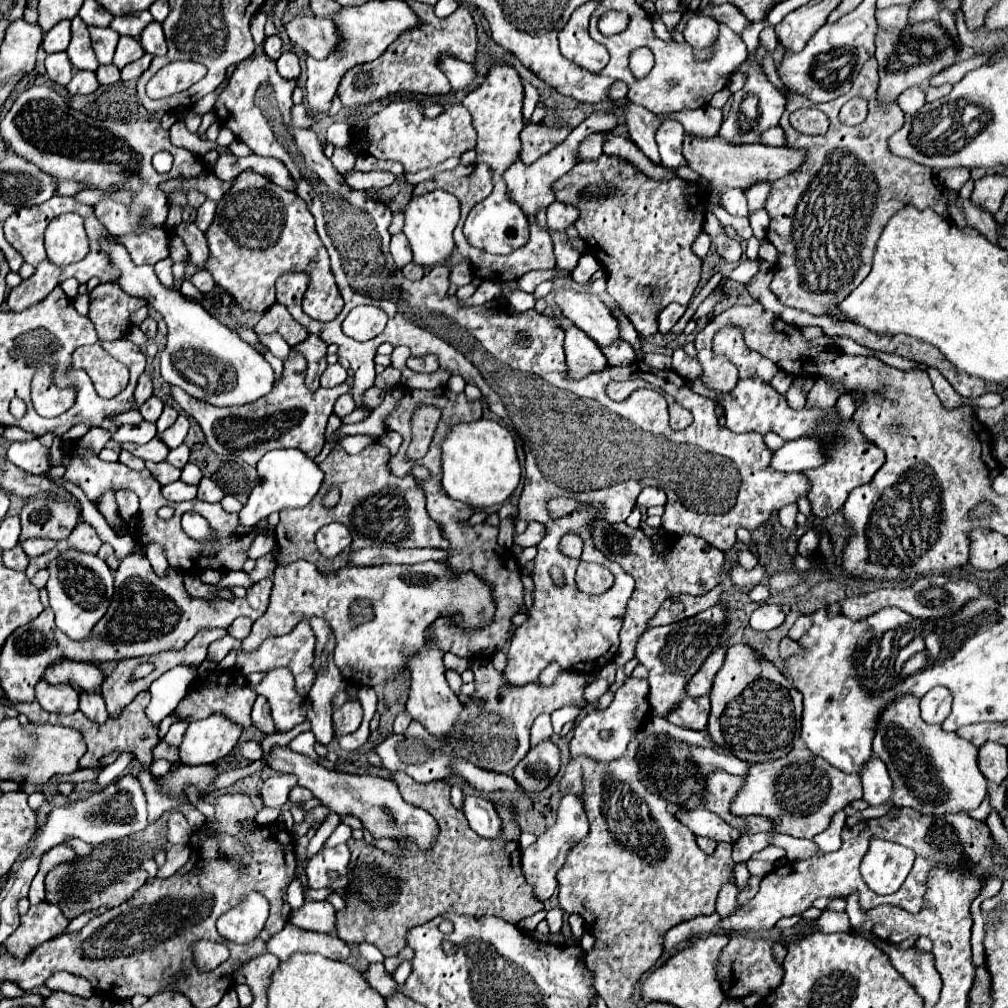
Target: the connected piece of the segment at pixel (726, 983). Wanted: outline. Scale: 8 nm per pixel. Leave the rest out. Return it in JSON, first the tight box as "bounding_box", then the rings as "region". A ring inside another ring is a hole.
{"bounding_box":[718,935,784,999],"region":[[[736,935],[730,939],[730,943],[724,947],[718,961],[718,977],[728,997],[740,999],[750,993],[766,995],[782,983],[784,971],[774,963],[770,945],[772,945],[772,939],[750,939],[748,935]]]}

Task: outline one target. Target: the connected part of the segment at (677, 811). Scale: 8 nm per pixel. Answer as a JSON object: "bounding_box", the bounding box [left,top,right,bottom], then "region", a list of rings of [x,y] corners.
{"bounding_box":[672,805,740,843],"region":[[[672,805],[672,813],[694,835],[702,835],[702,837],[710,837],[714,841],[726,841],[726,843],[736,843],[740,837],[740,833],[736,833],[734,827],[726,825],[712,811],[706,811],[706,809],[688,809],[686,811],[686,809],[680,809],[678,805]]]}

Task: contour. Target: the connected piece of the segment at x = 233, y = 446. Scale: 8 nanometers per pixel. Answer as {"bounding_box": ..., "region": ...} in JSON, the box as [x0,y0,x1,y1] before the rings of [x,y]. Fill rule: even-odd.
{"bounding_box":[172,351,348,465],"region":[[[292,351],[288,361],[284,361],[282,381],[276,381],[274,389],[266,397],[254,403],[246,403],[244,407],[242,405],[214,407],[214,405],[208,405],[206,401],[186,395],[178,387],[172,387],[172,397],[192,419],[198,421],[198,425],[206,435],[206,443],[214,453],[242,457],[248,465],[256,465],[262,459],[262,455],[272,449],[288,449],[288,447],[302,449],[310,457],[316,457],[322,451],[322,445],[326,441],[324,429],[330,417],[330,409],[334,407],[336,399],[348,391],[348,385],[340,385],[334,389],[320,387],[316,393],[312,393],[304,385],[304,369],[306,369],[304,357]],[[314,395],[322,395],[322,401],[318,403]]]}

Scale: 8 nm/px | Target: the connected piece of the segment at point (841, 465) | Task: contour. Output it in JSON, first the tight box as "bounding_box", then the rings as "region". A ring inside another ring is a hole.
{"bounding_box":[720,377,884,539],"region":[[[758,377],[738,381],[738,385],[722,397],[720,405],[724,407],[726,427],[730,431],[736,431],[736,433],[756,431],[760,435],[766,435],[768,431],[774,431],[784,441],[798,439],[802,435],[814,433],[814,435],[820,435],[830,445],[826,463],[818,469],[804,471],[804,475],[812,483],[812,489],[808,493],[811,516],[808,517],[806,526],[798,526],[796,531],[798,539],[805,534],[809,526],[813,525],[815,517],[824,519],[824,517],[832,515],[834,511],[838,511],[846,503],[850,491],[858,485],[870,483],[874,473],[884,465],[884,451],[878,449],[874,443],[864,443],[862,445],[864,435],[858,431],[858,427],[852,421],[846,421],[846,423],[836,421],[834,419],[834,409],[828,411],[828,413],[824,413],[820,409],[808,409],[808,407],[804,407],[802,411],[796,411],[786,403],[786,399],[782,395],[778,395],[768,383],[760,381]],[[832,447],[836,447],[836,449],[832,451]]]}

